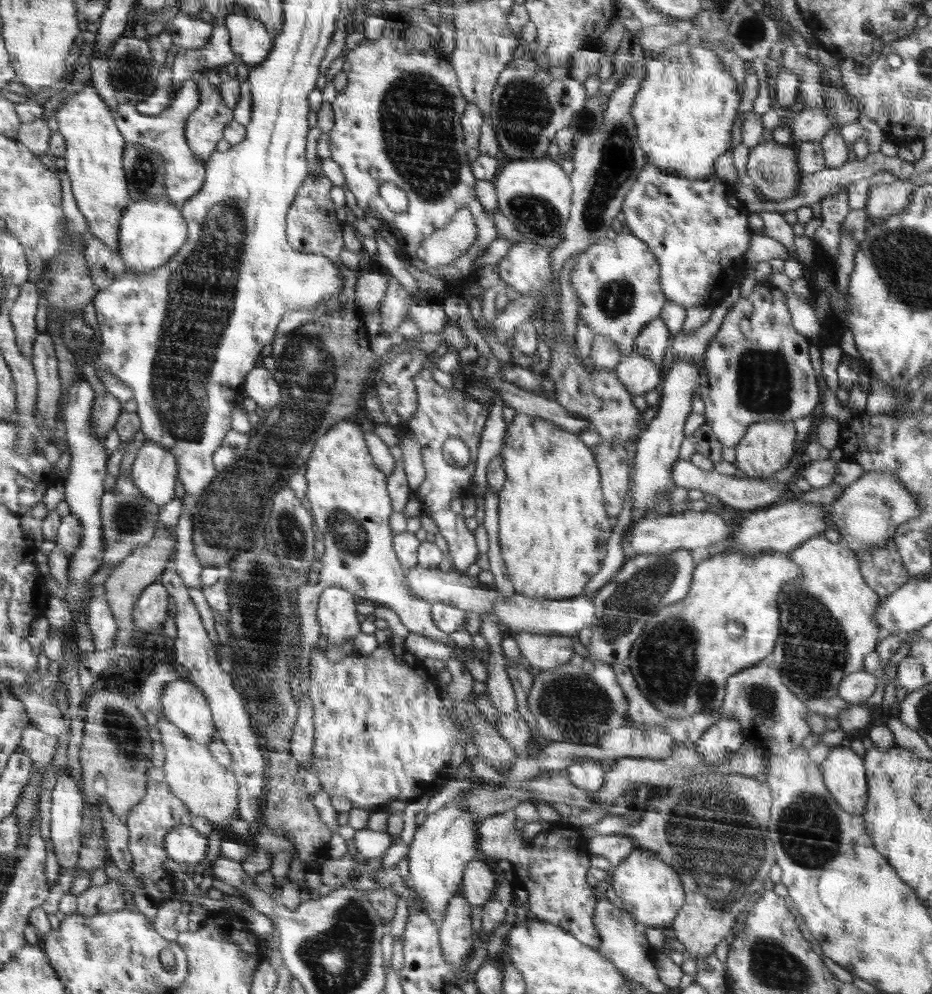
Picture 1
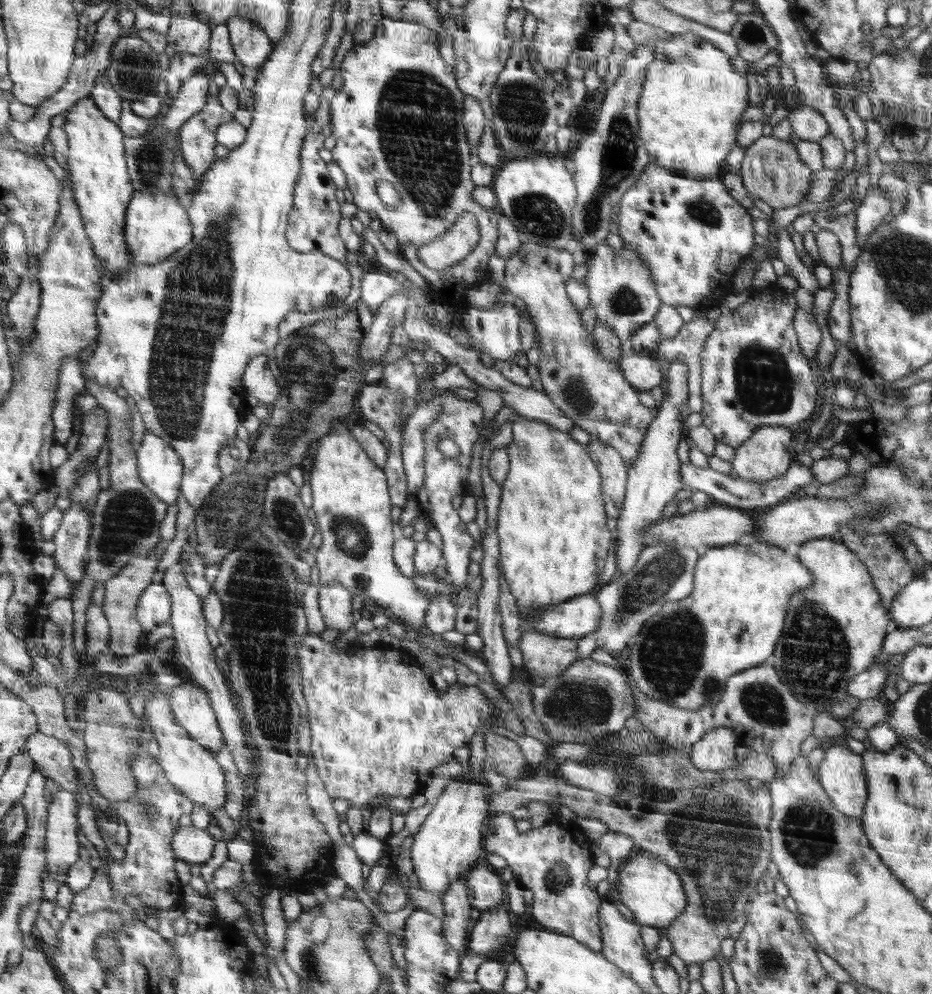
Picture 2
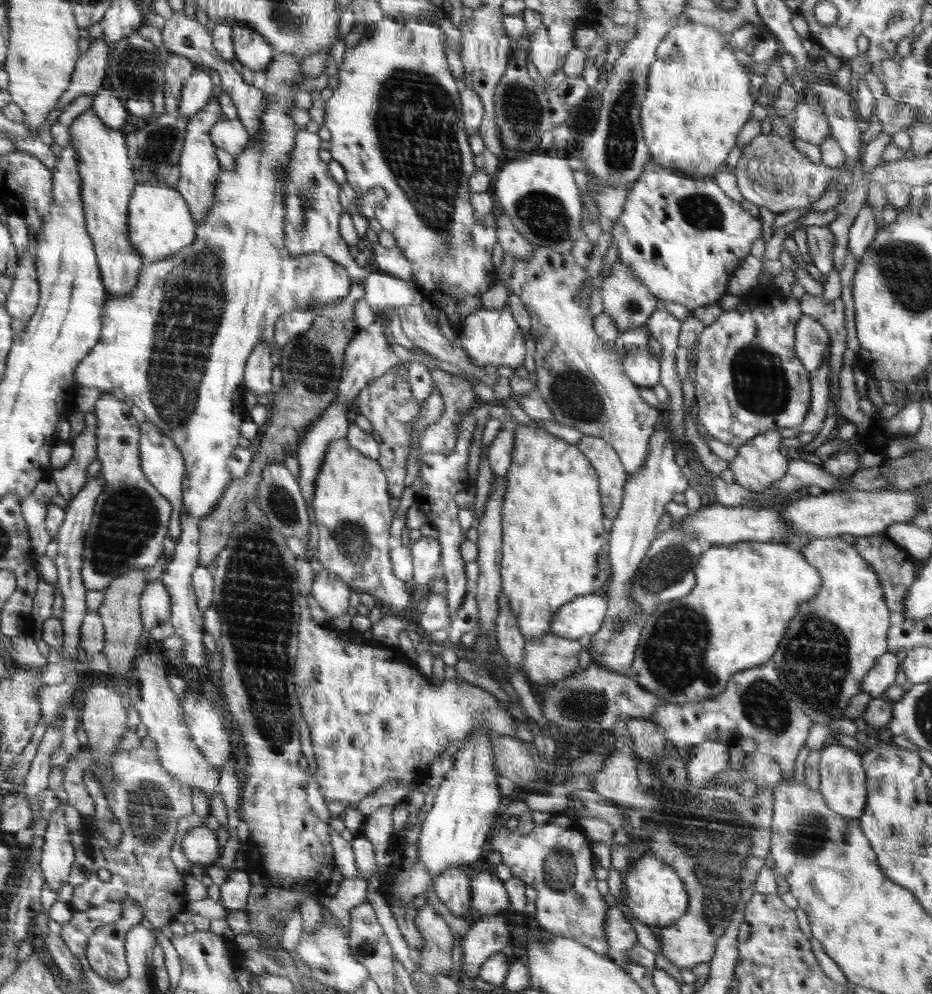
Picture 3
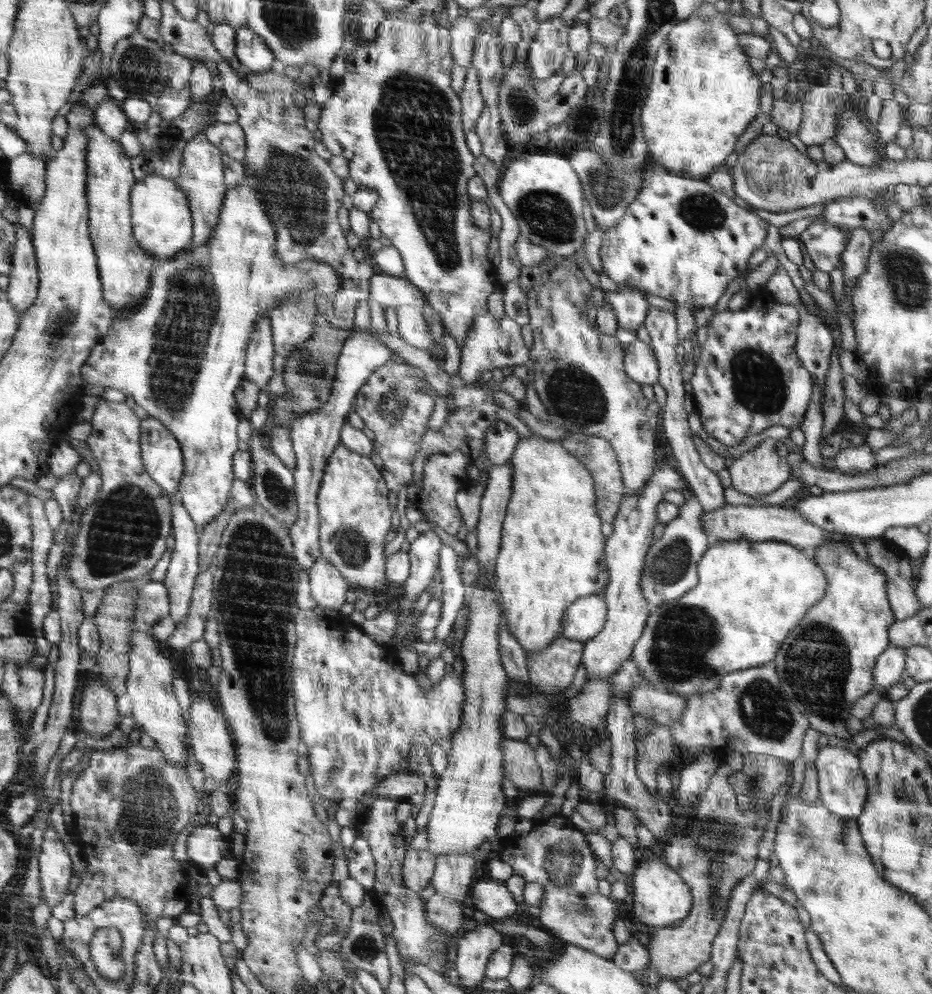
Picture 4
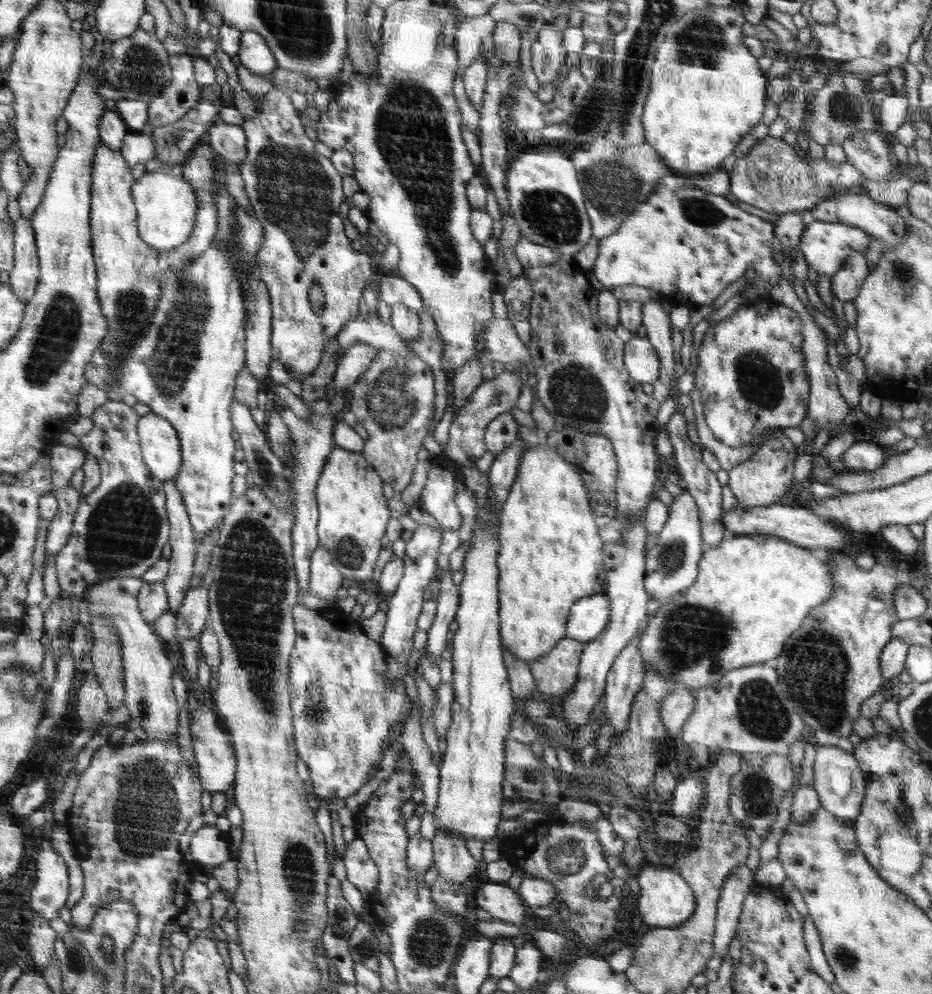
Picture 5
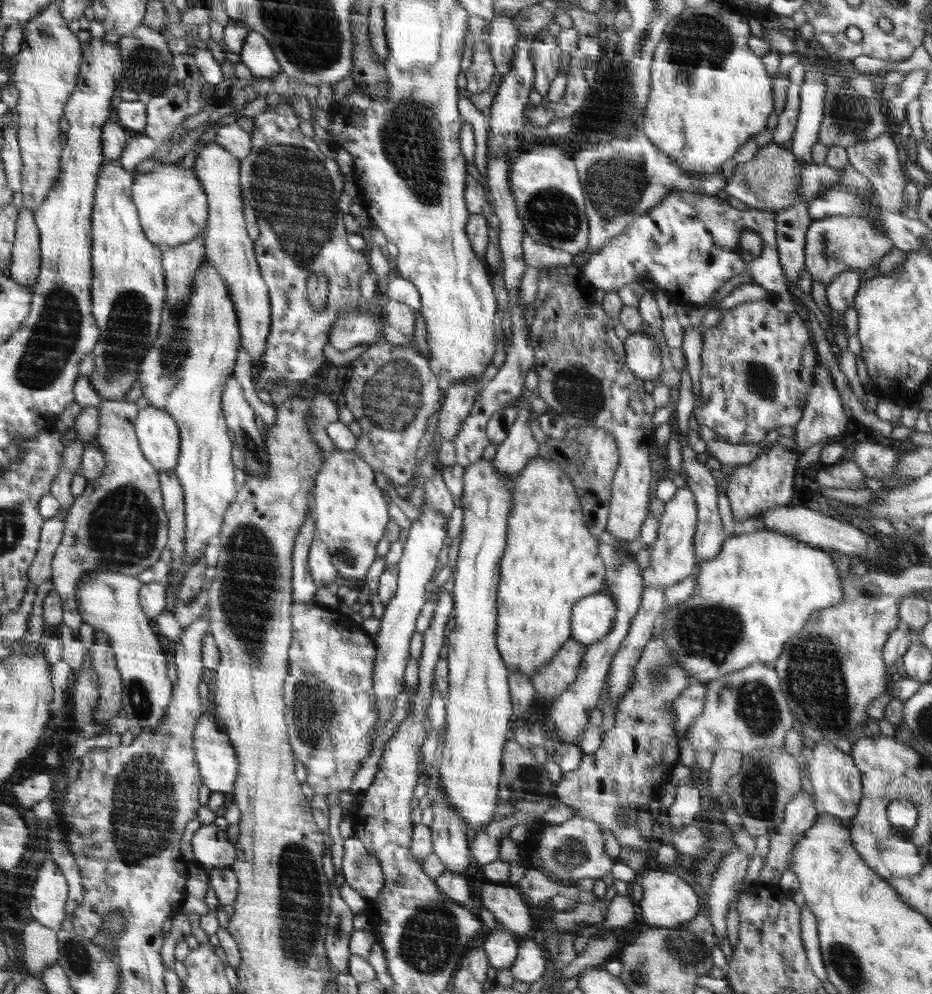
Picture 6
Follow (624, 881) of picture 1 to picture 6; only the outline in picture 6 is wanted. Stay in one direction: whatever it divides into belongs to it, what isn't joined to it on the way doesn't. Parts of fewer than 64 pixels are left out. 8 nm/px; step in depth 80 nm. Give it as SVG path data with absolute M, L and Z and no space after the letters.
M646 870L638 877L644 897L640 902L640 910L644 922L650 927L673 928L690 923L698 916L698 896L690 884L686 884L681 877L672 872Z

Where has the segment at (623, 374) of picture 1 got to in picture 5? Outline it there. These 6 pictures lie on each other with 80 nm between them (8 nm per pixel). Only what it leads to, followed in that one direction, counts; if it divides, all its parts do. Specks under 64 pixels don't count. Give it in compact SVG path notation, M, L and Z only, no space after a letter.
M636 334L625 342L624 361L630 378L636 382L651 383L658 380L657 351L647 338Z

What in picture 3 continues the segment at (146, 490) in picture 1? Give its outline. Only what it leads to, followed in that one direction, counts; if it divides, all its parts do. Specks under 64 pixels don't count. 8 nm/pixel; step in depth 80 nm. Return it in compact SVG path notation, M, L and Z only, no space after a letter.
M145 421L139 426L139 458L140 468L144 470L146 480L158 490L161 496L164 496L172 506L172 514L168 521L168 533L174 543L180 536L180 517L181 510L184 507L184 481L185 481L185 462L181 456L180 450L165 433L156 428L154 424Z

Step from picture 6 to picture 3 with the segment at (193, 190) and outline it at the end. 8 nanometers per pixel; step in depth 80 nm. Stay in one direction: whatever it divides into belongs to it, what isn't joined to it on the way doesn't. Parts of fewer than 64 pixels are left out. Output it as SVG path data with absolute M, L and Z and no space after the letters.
M146 181L137 184L129 200L129 239L147 263L172 257L196 238L196 222L184 197L167 184Z

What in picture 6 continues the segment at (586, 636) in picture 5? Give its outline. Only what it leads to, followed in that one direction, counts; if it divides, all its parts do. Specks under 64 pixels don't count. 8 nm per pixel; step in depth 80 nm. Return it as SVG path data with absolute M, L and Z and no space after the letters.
M609 593L586 596L573 607L572 638L582 644L598 642L611 631L616 613Z

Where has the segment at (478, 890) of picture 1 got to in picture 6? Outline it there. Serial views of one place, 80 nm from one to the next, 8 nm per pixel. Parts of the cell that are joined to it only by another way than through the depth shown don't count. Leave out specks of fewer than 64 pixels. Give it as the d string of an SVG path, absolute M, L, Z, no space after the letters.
M488 882L483 886L482 905L492 912L498 924L513 931L514 935L524 935L530 930L530 908L522 896L509 884Z

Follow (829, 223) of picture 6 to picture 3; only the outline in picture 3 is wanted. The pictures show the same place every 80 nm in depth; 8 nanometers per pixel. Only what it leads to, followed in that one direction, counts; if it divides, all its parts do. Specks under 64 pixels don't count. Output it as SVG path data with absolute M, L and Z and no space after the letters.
M809 226L806 229L807 232L807 246L809 246L811 256L813 256L814 266L824 274L824 279L826 279L828 272L833 269L833 254L831 250L834 246L834 234L830 231L828 226Z

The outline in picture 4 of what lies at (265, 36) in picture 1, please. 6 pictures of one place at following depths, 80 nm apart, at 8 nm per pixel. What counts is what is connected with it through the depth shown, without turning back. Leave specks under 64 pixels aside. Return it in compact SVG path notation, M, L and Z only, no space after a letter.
M242 27L237 29L236 40L234 63L239 68L243 68L252 73L264 74L277 66L276 54L265 43L263 36L252 32L249 28Z

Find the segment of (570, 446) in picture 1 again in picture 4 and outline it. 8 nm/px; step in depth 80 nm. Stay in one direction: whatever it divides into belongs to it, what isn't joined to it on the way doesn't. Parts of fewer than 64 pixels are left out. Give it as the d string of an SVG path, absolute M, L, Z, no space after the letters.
M532 435L530 439L519 439L518 445L512 458L512 489L510 501L507 504L507 513L503 520L501 532L501 551L498 554L495 576L495 587L498 588L499 594L502 595L503 615L505 616L508 630L512 636L520 643L520 646L528 654L528 652L538 652L545 650L553 640L560 635L563 626L563 615L566 614L567 608L581 597L601 593L609 581L608 564L606 563L606 537L601 533L600 526L602 524L601 517L597 511L597 490L594 489L593 474L578 458L570 455L569 450L565 446L560 445L560 442L544 439L538 435Z

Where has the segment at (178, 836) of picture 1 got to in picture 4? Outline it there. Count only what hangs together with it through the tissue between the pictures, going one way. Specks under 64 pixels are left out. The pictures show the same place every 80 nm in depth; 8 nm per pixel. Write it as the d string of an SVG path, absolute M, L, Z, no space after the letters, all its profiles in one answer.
M204 822L190 833L186 848L190 862L210 869L225 859L230 844L215 825Z

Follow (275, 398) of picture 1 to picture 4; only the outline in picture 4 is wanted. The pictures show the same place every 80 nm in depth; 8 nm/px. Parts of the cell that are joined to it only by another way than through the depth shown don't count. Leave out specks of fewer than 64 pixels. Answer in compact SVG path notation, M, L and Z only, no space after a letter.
M268 315L257 320L256 330L252 334L246 355L246 378L267 391L267 385L273 375L272 357L275 354L273 336Z

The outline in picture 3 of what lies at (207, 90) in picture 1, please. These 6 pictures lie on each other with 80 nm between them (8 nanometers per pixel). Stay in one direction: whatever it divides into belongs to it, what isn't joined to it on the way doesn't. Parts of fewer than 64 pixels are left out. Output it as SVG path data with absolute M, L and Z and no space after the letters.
M211 98L206 103L206 106L202 107L202 110L189 117L187 121L185 141L178 159L180 176L176 184L174 184L174 188L181 193L186 204L189 205L189 211L193 214L196 225L206 217L206 213L212 208L215 186L221 171L220 163L216 159L217 146L210 138L209 130L217 122L226 119L219 101L216 98Z

